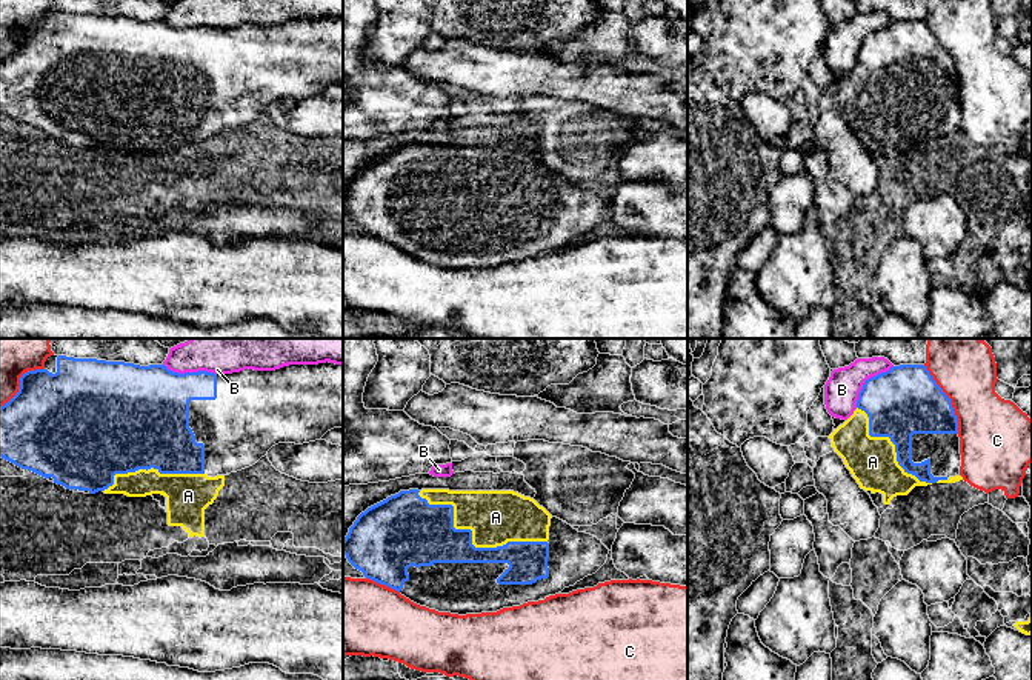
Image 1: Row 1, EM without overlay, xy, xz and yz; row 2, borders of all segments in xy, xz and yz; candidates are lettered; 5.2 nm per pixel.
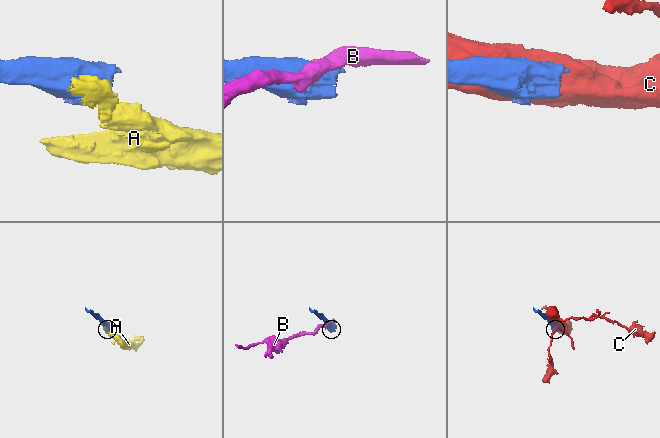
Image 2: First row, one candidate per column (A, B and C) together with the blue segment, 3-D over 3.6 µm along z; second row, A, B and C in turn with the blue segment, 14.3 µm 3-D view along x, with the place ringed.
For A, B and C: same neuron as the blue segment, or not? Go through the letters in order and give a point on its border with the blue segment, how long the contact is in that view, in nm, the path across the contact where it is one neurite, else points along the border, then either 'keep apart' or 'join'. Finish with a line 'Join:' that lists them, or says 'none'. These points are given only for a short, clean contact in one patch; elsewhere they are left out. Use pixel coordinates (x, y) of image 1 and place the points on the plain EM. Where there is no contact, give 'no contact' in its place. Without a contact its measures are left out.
A: xz (471, 194) | 750 nm | keep apart
B: xy (189, 28) | 300 nm | keep apart
C: yz (949, 54) | 400 nm | keep apart
Join: none

